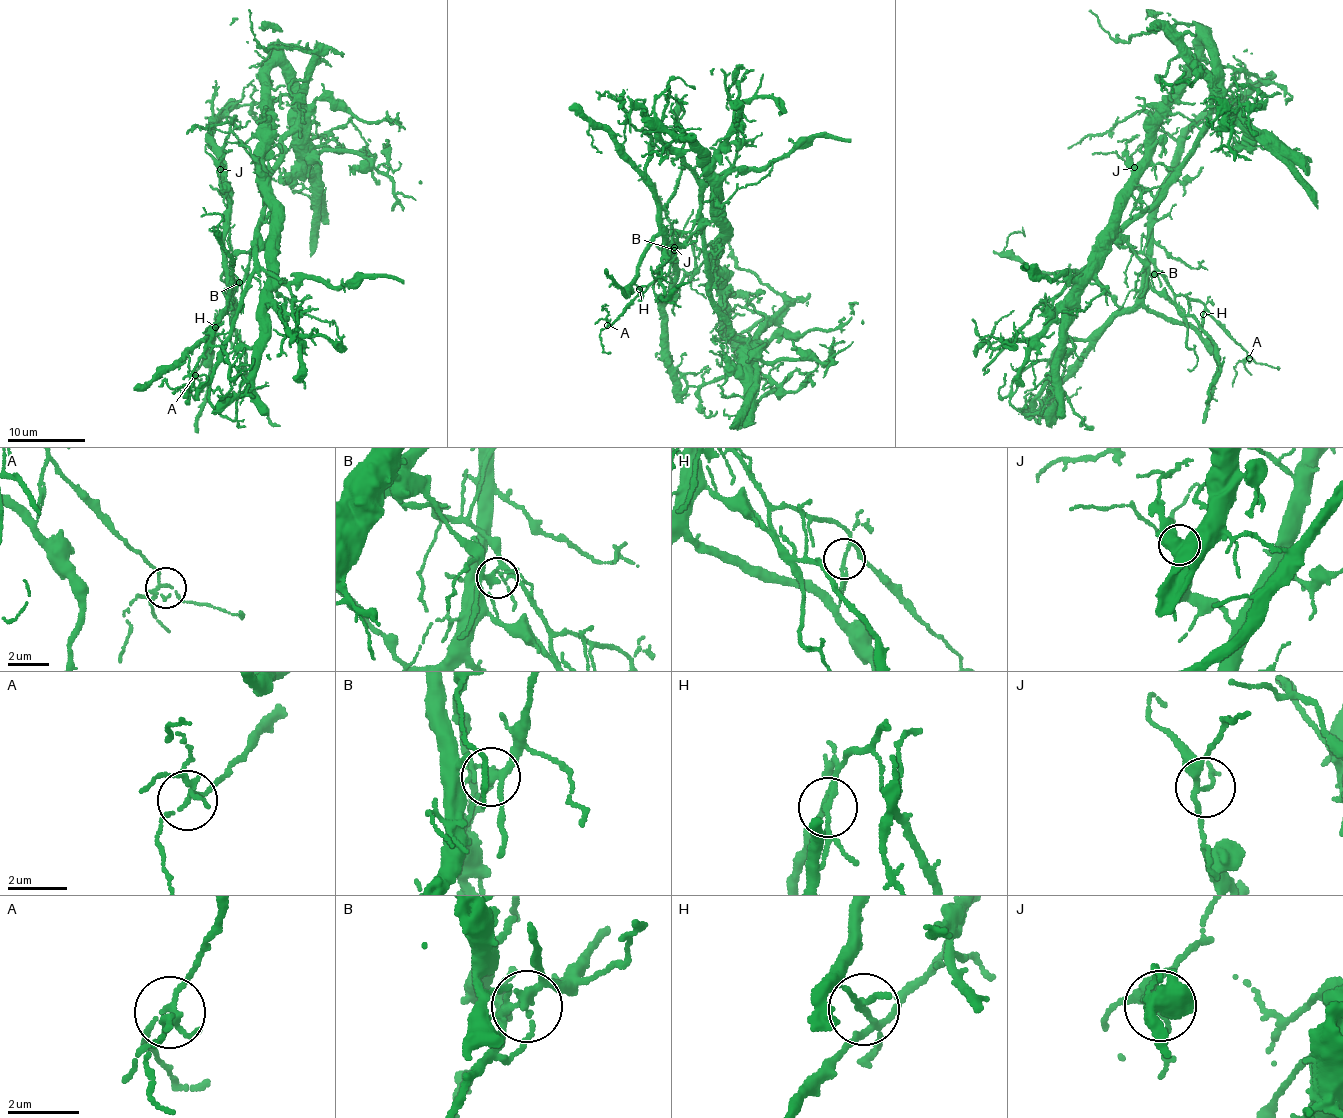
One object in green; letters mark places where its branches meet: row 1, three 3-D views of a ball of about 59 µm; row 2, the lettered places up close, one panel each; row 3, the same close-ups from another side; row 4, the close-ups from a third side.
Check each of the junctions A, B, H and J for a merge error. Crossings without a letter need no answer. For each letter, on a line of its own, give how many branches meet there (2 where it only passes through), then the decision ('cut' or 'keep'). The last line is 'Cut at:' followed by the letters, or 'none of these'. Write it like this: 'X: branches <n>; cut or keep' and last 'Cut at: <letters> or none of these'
A: branches 5; keep
B: branches 6; cut
H: branches 3; cut
J: branches 3; keep
Cut at: B, H

